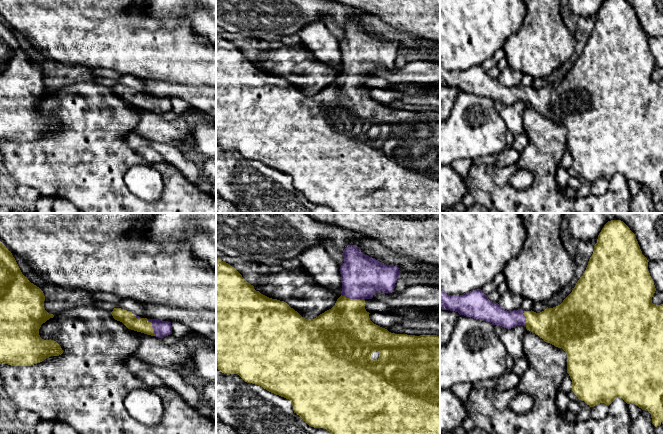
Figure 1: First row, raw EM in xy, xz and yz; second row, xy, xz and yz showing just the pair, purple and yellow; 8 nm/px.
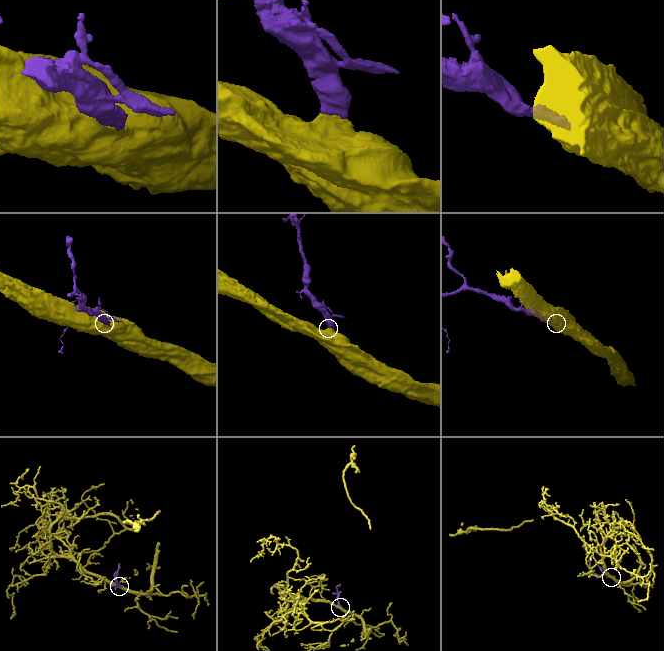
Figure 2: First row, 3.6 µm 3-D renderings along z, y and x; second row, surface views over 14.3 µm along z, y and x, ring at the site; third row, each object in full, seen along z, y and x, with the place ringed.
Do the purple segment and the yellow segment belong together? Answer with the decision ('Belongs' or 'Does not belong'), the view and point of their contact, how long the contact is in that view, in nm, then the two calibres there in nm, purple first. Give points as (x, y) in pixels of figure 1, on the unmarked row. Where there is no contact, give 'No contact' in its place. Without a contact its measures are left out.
Belongs. Touches purple at xz (353, 74). Shared border 200 nm. Thickness 340 nm (purple) against 400 nm

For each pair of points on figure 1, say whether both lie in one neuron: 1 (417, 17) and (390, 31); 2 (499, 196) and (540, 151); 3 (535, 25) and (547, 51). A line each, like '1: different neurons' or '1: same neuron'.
1: different neurons
2: same neuron
3: same neuron

